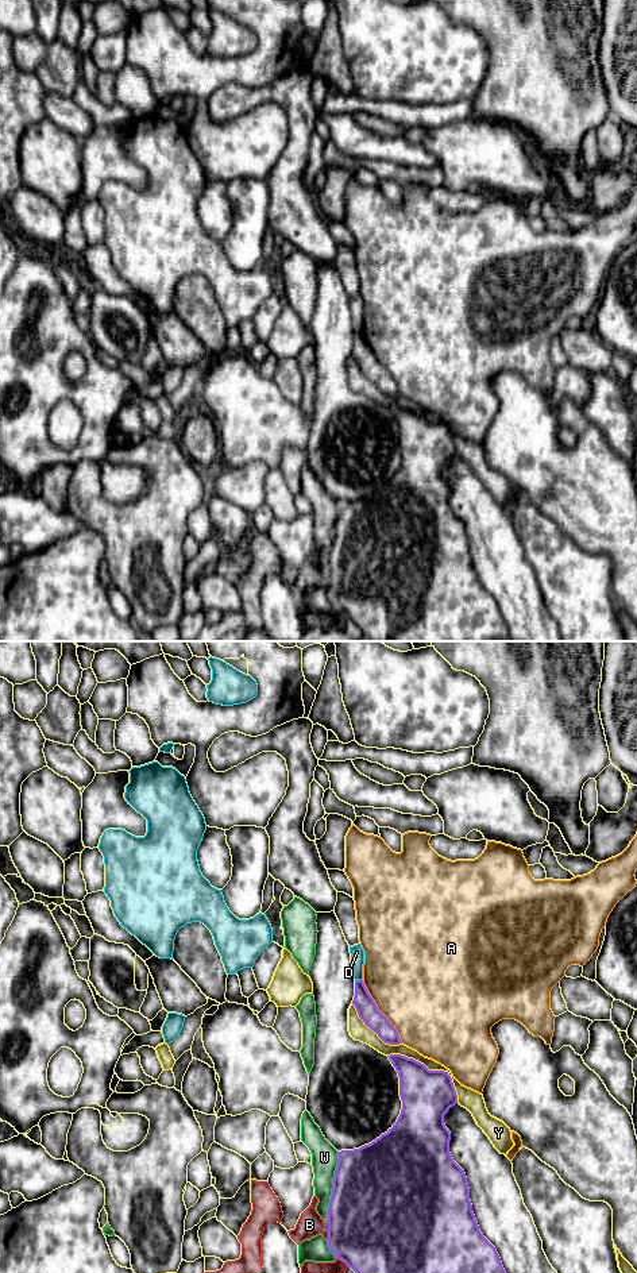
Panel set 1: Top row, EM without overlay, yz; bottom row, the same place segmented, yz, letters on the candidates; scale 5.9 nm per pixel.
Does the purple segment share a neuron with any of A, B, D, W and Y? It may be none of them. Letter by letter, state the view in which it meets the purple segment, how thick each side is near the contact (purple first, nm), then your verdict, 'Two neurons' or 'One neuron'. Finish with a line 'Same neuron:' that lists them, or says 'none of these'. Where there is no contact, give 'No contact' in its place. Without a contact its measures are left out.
A: Touches purple in yz. Thickness 120 nm (purple) against 500 nm. Two neurons
B: Touches purple in yz. Thickness 500 nm (purple) against 150 nm. Two neurons
D: Touches purple in yz. Thickness 120 nm (purple) against 80 nm. Two neurons
W: Touches purple in yz. Thickness 500 nm (purple) against 160 nm. Two neurons
Y: Touches purple in yz. Thickness 300 nm (purple) against 100 nm. Two neurons
Same neuron: none of these

